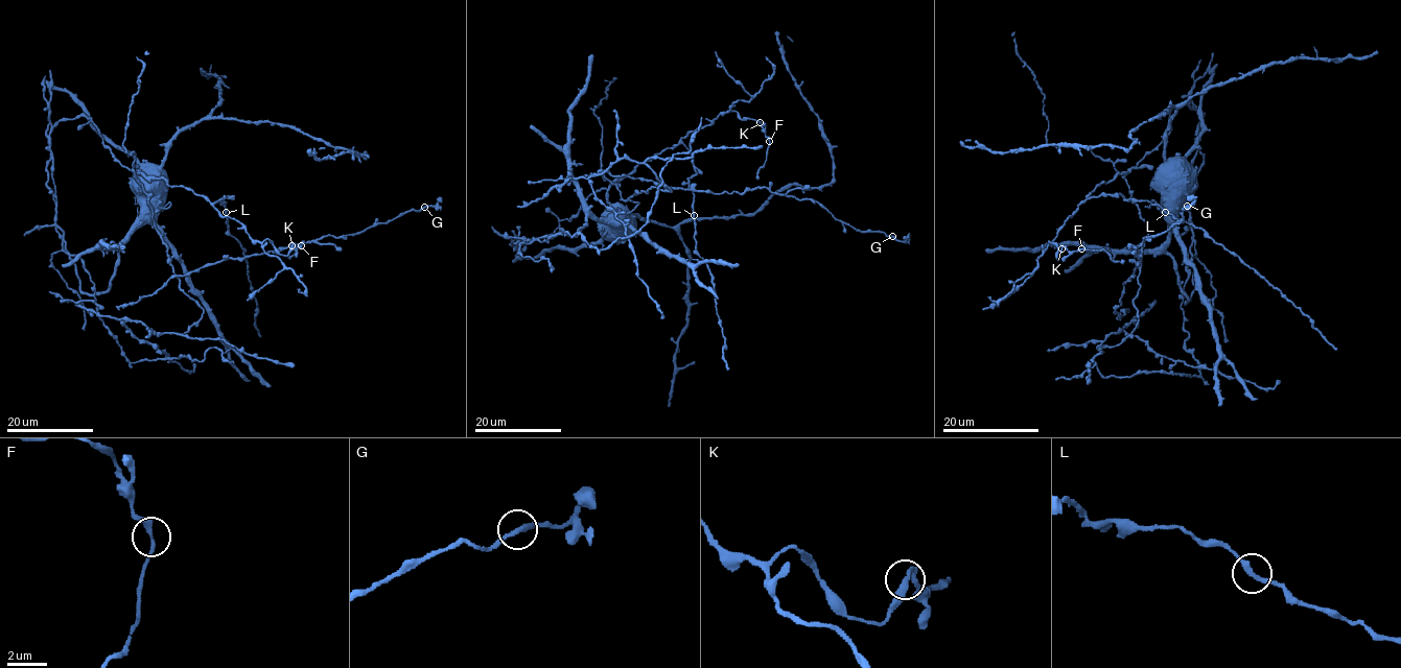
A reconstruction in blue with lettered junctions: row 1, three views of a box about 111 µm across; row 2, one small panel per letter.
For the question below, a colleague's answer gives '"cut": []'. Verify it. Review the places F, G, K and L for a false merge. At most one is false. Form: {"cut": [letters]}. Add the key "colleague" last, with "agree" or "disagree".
{"cut": [], "colleague": "agree"}

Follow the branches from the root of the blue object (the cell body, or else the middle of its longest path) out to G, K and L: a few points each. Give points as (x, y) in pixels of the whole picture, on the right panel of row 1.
G: (1174, 162), (1208, 71), (1201, 115), (1175, 106), (1123, 175), (1138, 325), (1102, 346), (1134, 247), (1187, 206)
K: (1174, 162), (1208, 71), (1201, 115), (1175, 106), (1060, 248)
L: (1174, 162), (1201, 130), (1208, 71), (1190, 97), (1201, 115), (1175, 106), (1169, 135), (1083, 200), (1164, 211)

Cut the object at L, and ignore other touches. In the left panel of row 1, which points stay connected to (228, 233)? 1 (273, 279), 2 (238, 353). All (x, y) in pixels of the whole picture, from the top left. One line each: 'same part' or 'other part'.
1: other part
2: other part

